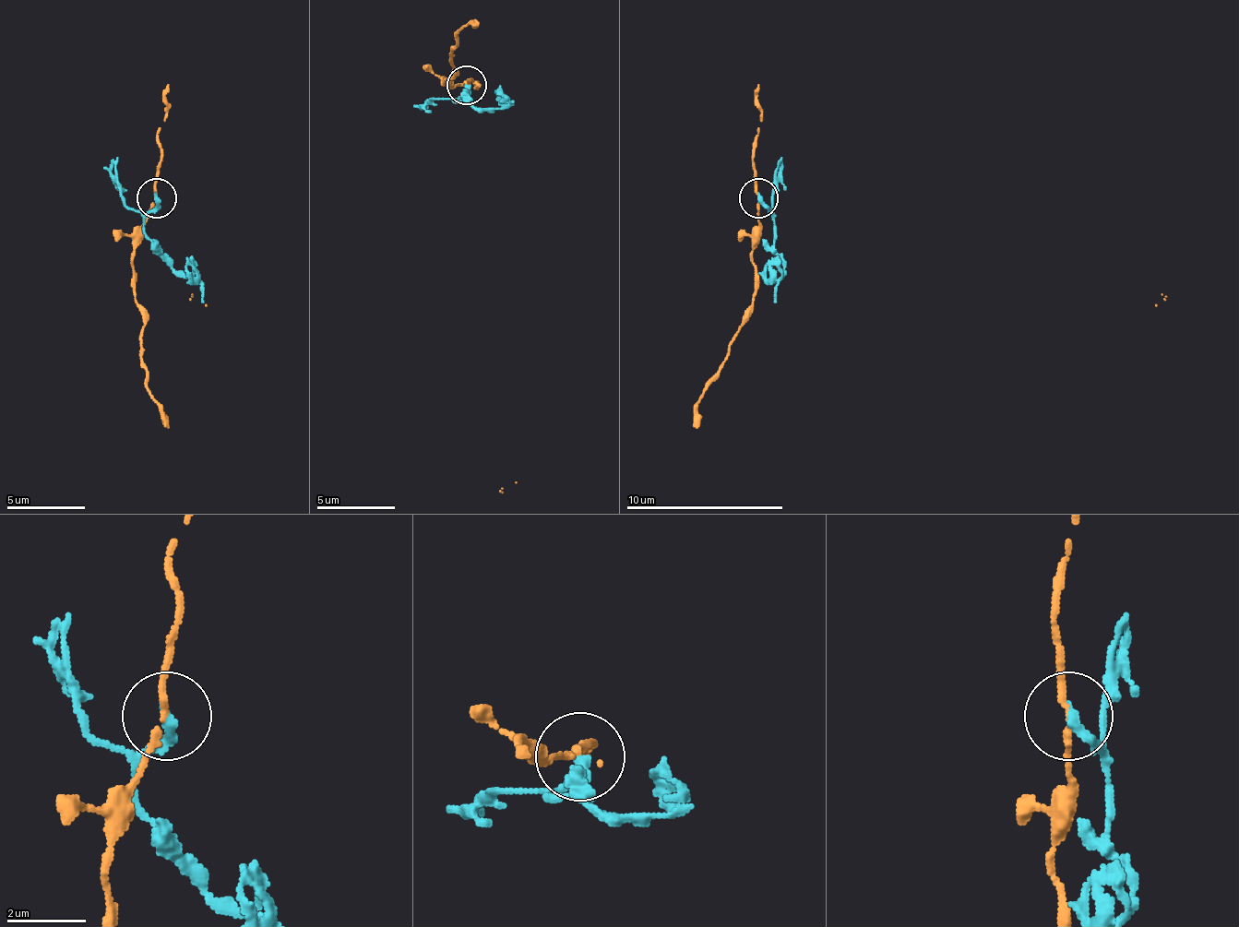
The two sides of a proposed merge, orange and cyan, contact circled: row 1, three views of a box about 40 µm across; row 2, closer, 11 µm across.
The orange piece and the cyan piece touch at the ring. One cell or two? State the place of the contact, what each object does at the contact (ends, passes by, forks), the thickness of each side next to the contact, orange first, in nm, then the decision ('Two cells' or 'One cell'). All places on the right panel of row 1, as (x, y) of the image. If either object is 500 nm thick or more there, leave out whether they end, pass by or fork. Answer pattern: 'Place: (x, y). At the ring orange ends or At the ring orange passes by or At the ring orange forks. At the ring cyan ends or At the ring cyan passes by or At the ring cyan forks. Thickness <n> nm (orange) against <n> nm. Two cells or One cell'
Place: (758, 198). At the ring orange passes by. At the ring cyan ends. Thickness 140 nm (orange) against 280 nm. Two cells

